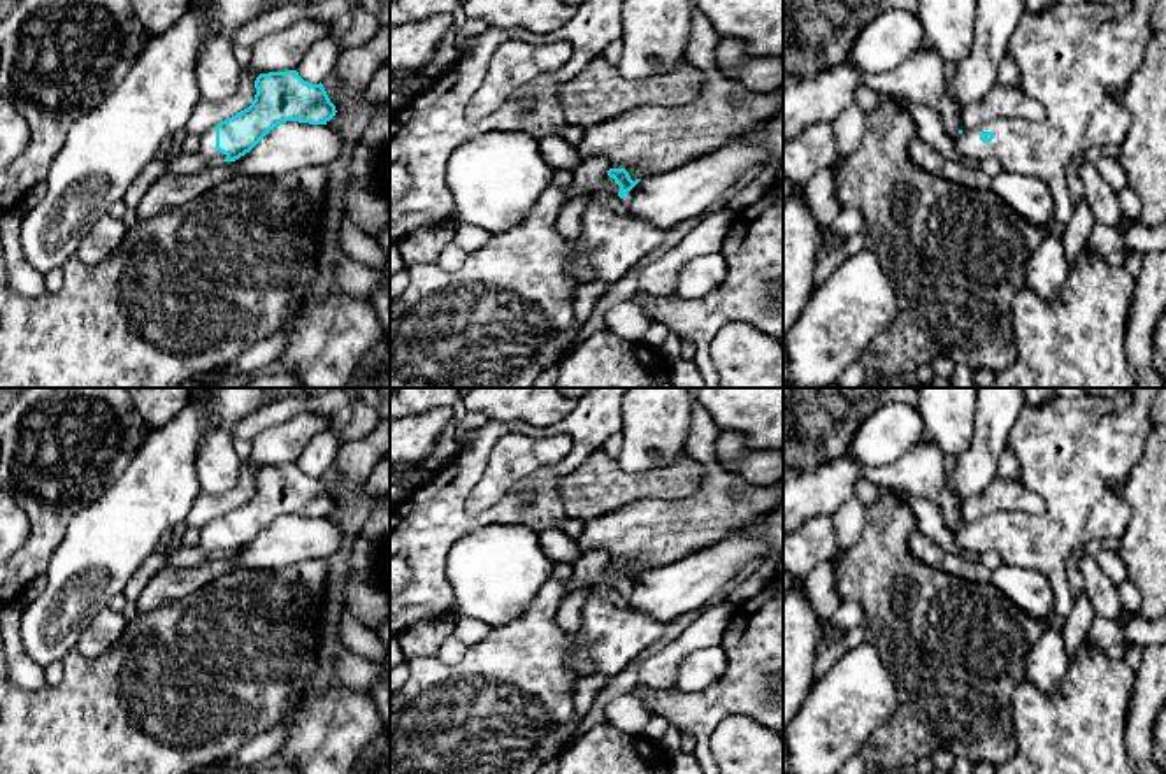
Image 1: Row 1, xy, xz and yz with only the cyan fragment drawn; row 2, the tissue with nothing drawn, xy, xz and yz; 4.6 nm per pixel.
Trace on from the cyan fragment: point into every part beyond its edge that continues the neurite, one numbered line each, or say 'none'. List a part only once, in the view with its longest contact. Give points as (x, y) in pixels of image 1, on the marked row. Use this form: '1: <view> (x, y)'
1: xy (206, 141)

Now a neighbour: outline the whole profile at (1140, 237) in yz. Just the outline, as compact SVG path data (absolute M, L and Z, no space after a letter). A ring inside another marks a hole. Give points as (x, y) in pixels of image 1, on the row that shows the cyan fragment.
M1138 221L1129 228L1110 228L1103 223L1094 223L1089 233L1089 246L1103 256L1117 249L1129 249L1141 254L1166 249L1166 223L1148 226Z

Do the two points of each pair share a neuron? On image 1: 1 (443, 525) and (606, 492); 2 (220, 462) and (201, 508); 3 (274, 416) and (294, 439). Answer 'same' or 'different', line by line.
1: different
2: different
3: different

